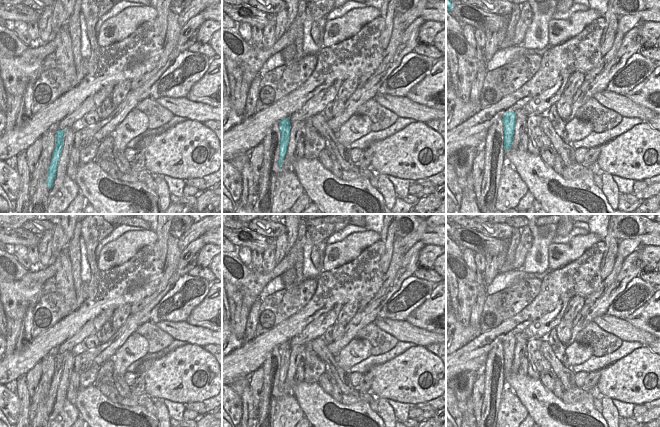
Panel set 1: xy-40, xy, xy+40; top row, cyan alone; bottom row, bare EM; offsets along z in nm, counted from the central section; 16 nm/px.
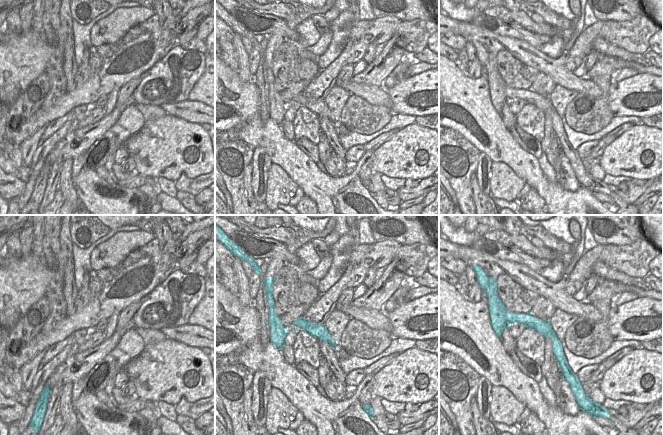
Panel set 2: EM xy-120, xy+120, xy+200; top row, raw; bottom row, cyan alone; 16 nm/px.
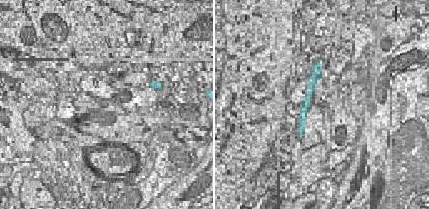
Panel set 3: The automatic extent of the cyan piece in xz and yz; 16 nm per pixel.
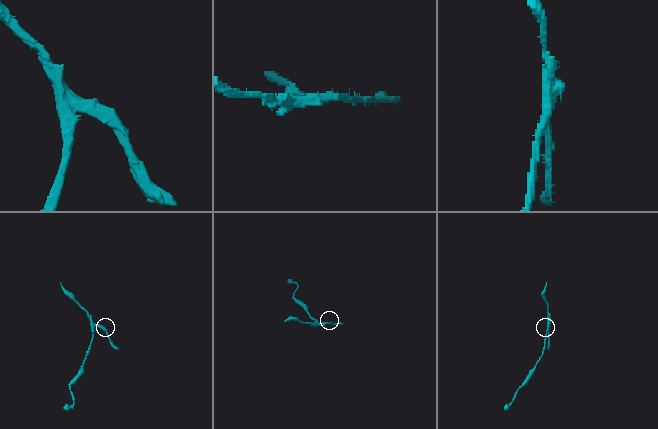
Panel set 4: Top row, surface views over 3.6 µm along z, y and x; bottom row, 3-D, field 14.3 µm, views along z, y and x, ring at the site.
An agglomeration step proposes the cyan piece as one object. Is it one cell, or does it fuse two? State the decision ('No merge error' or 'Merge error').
Merge error.

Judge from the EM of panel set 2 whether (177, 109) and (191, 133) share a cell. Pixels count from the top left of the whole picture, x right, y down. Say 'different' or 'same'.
different

